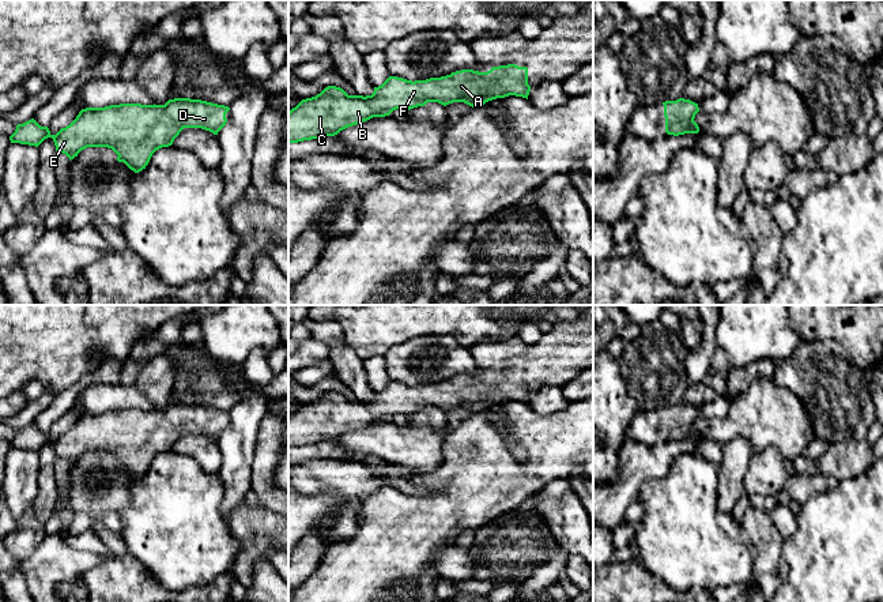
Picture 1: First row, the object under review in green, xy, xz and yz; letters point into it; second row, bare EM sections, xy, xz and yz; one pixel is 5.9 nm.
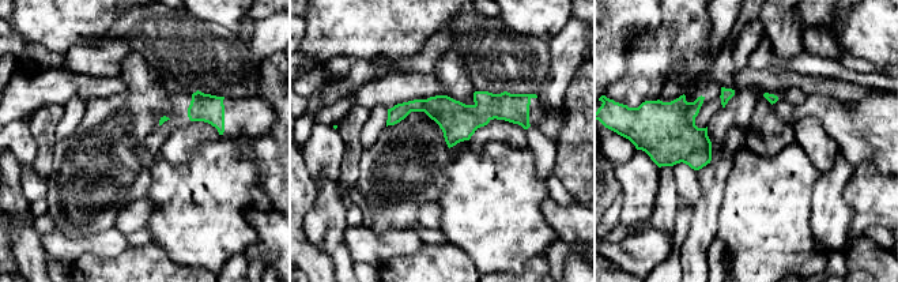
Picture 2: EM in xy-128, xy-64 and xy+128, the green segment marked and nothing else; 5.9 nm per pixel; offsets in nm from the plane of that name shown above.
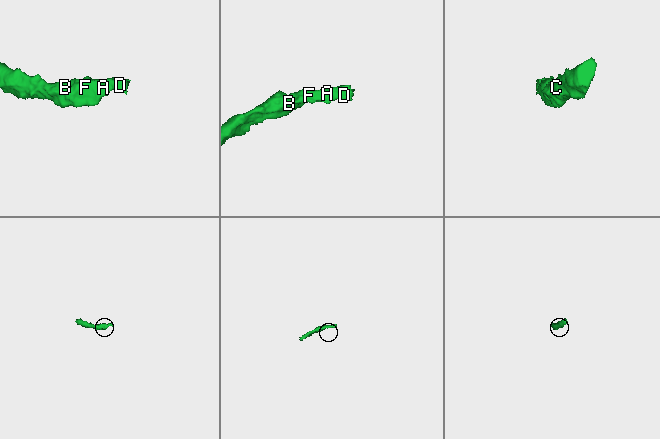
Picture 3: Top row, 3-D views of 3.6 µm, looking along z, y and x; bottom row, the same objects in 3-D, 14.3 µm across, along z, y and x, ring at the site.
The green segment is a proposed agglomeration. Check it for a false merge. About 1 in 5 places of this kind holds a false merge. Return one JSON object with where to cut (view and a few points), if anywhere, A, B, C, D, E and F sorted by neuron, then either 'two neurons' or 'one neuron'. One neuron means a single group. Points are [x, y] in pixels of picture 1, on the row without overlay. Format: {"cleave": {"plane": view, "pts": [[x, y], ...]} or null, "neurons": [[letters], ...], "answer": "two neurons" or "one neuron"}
{"cleave": null, "neurons": [["A", "B", "C", "D", "E", "F"]], "answer": "one neuron"}

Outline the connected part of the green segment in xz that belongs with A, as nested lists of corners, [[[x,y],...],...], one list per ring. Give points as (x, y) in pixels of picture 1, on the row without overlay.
[[[516,369],[493,372],[487,377],[461,375],[441,383],[407,385],[389,381],[371,400],[348,400],[336,391],[302,405],[288,417],[288,449],[335,441],[340,436],[396,414],[414,414],[427,407],[444,411],[464,407],[472,413],[509,400],[528,405],[528,373]]]

